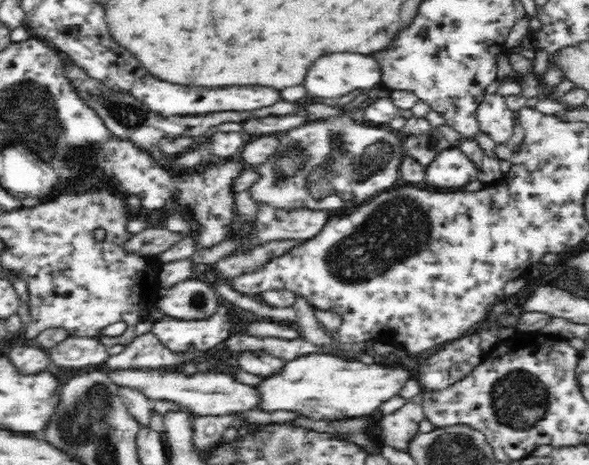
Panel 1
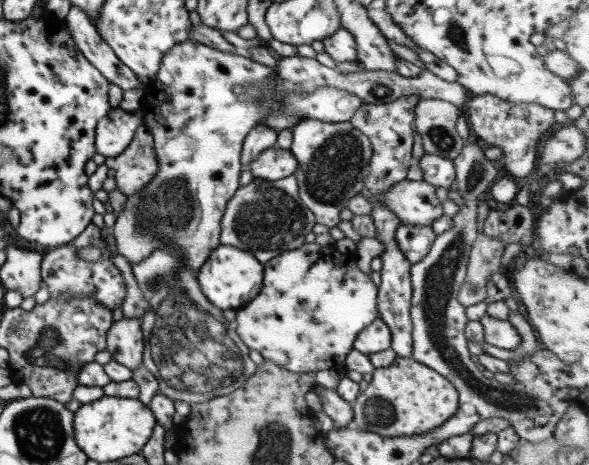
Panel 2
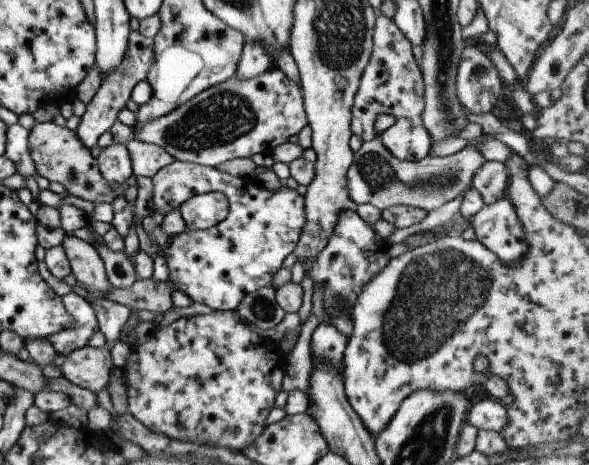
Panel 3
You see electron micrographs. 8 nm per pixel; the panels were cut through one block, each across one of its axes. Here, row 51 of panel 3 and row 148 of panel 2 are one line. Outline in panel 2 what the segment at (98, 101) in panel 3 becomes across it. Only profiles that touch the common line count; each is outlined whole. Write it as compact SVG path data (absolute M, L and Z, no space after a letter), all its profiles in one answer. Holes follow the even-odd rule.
M143 123L138 124L130 145L117 158L106 158L106 166L113 168L117 189L126 197L142 191L156 176L158 160L153 136Z

